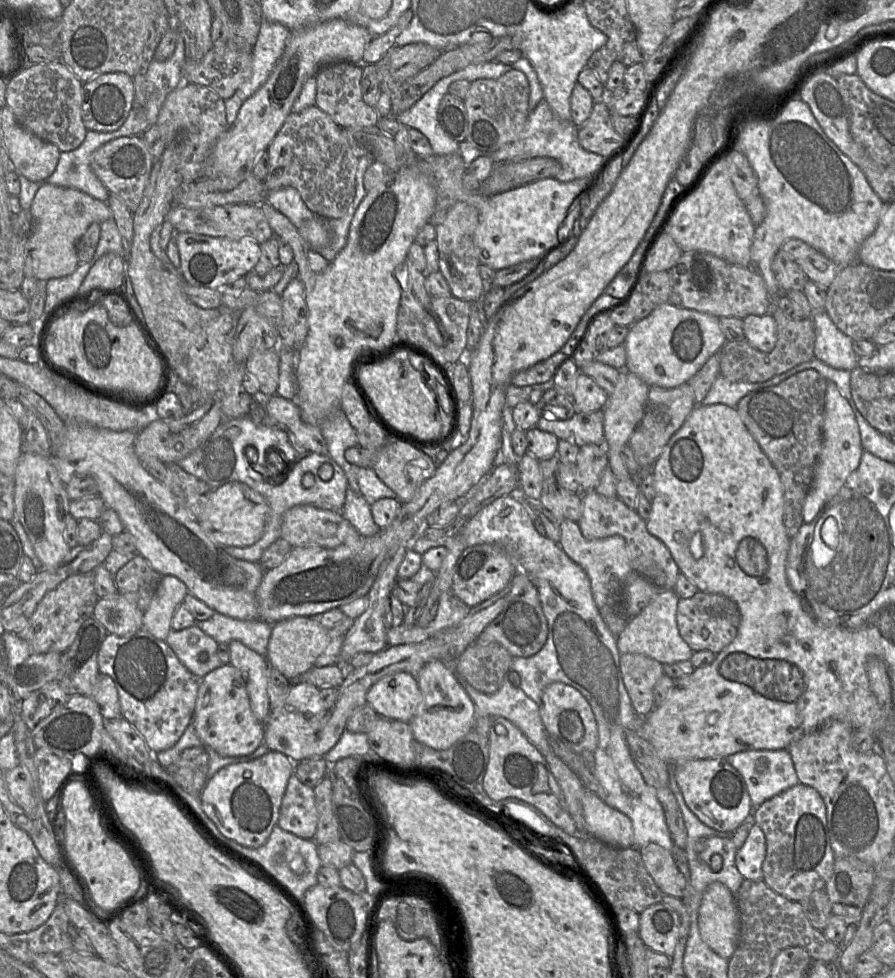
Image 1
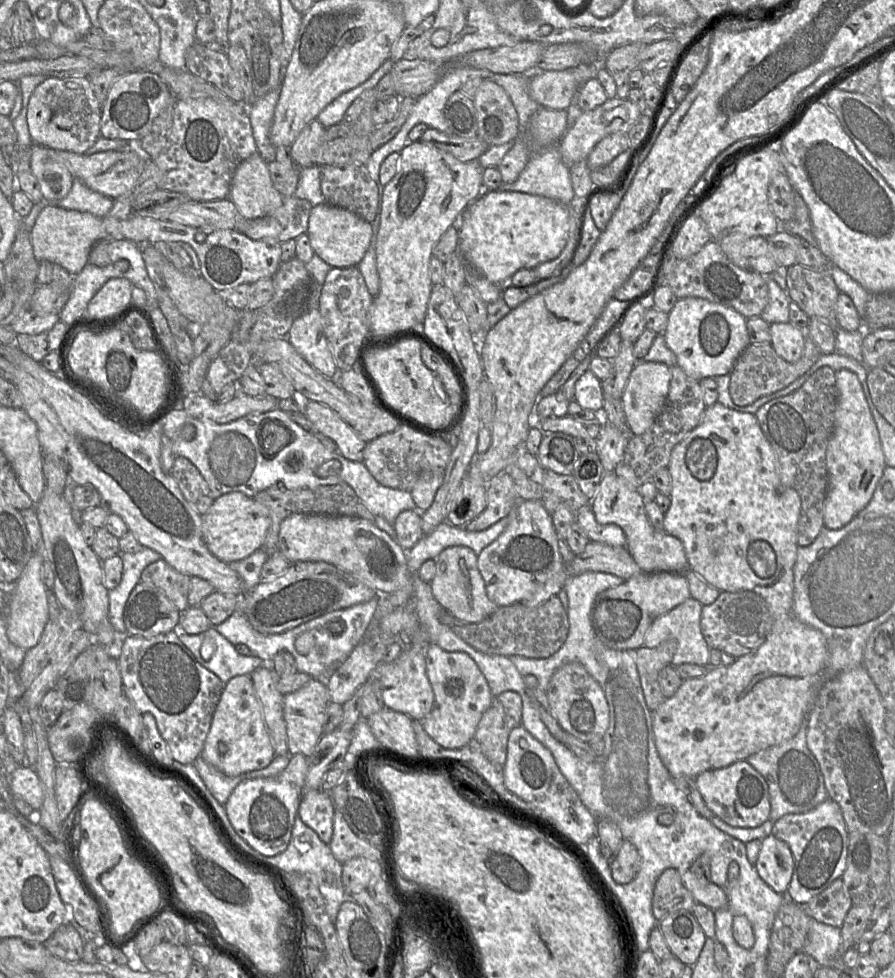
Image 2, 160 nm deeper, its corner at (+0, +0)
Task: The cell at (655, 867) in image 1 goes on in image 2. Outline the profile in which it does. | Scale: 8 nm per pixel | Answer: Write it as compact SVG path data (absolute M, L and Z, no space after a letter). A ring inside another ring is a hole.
M689 869L679 871L684 886L692 893L696 903L717 911L728 903L724 888L711 882L702 882Z

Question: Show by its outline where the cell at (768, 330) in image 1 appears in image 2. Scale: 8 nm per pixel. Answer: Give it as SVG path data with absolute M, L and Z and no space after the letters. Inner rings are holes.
M790 322L769 324L770 345L778 356L789 363L795 363L802 355L806 331L793 326Z

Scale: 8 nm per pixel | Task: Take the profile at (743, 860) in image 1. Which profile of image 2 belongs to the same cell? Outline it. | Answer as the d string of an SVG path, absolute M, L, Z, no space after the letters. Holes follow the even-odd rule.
M770 835L761 840L755 869L775 892L786 895L792 878L794 859L788 845Z

